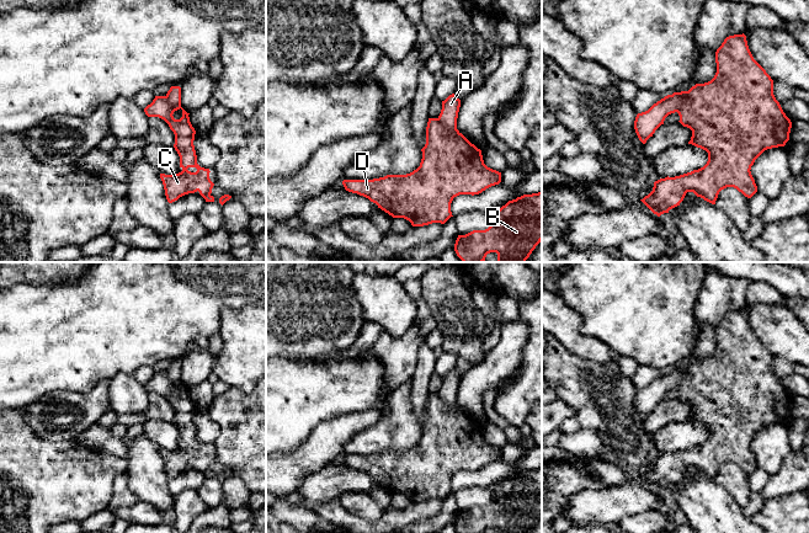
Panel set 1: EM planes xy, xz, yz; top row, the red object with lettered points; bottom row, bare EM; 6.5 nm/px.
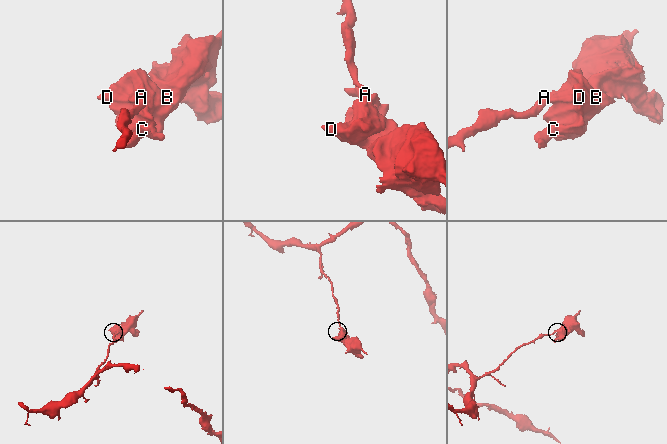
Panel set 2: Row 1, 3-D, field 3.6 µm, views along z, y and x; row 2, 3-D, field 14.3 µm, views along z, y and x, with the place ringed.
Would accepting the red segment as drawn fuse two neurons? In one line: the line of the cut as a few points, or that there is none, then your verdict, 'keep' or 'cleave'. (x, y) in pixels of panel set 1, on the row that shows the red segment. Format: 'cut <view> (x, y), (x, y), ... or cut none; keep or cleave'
cut yz (687, 91), (675, 111); cleave

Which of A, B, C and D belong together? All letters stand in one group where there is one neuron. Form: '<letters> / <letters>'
A / B C D

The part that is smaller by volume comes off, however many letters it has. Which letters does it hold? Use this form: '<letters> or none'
B, C, D

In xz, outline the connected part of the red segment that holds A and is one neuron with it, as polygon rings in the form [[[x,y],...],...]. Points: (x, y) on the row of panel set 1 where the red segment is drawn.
[[[454,94],[442,101],[442,110],[438,121],[448,129],[457,128],[457,118],[461,107],[461,100]]]

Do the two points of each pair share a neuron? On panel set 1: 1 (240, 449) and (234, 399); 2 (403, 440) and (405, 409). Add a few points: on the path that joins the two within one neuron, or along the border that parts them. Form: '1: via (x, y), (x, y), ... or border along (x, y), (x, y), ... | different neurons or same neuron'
1: via (240, 437), (240, 416), (235, 411) | same neuron
2: via (403, 432), (403, 416) | same neuron

